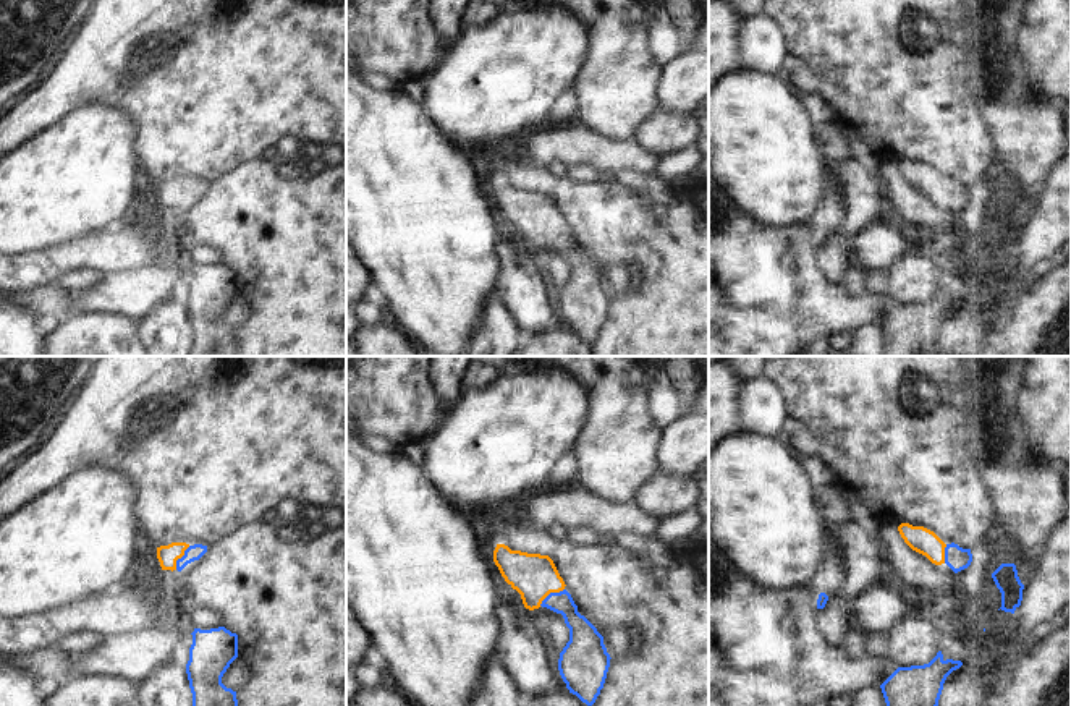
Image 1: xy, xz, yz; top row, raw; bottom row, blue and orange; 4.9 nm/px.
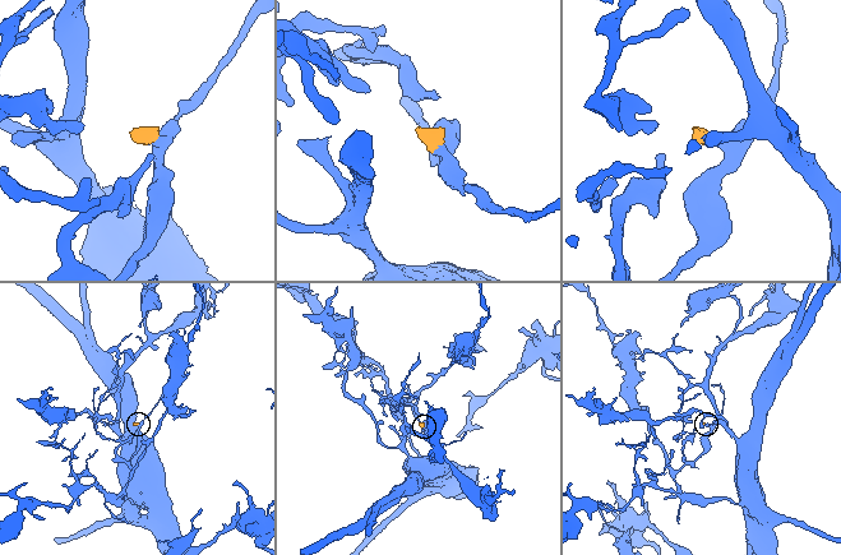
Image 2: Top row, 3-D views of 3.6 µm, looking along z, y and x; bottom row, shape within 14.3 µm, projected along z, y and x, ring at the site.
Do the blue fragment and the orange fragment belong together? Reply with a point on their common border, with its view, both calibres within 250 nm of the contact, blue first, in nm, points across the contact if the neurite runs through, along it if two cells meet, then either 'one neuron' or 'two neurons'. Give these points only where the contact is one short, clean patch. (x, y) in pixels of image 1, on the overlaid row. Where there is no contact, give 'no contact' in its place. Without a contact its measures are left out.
meets blue in xz at (550, 593); 130 nm thick on the blue side, 220 nm on the other; runs through xz (581, 632), (570, 612), (550, 593), (534, 577); one neuron

